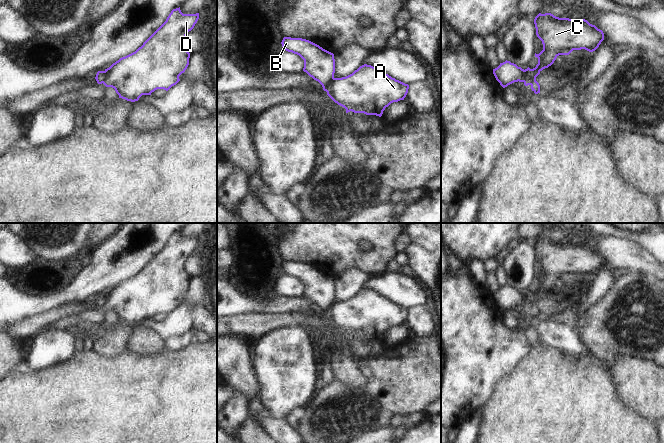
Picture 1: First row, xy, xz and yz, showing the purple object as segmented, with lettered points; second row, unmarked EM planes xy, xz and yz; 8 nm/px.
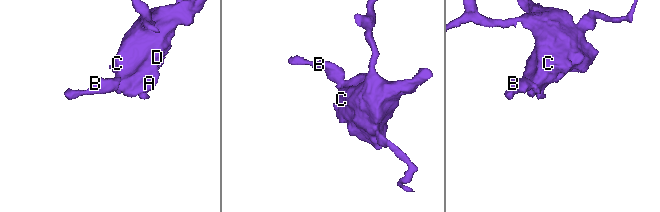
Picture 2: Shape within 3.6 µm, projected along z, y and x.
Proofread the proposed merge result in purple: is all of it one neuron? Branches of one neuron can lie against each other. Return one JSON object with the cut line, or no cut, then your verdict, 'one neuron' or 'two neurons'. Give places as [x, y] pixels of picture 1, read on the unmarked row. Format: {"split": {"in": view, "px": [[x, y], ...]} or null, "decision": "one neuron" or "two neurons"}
{"split": {"in": "xz", "px": [[333, 301], [326, 315]]}, "decision": "two neurons"}

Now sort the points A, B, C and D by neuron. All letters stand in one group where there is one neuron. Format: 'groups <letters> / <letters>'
groups A C D / B

